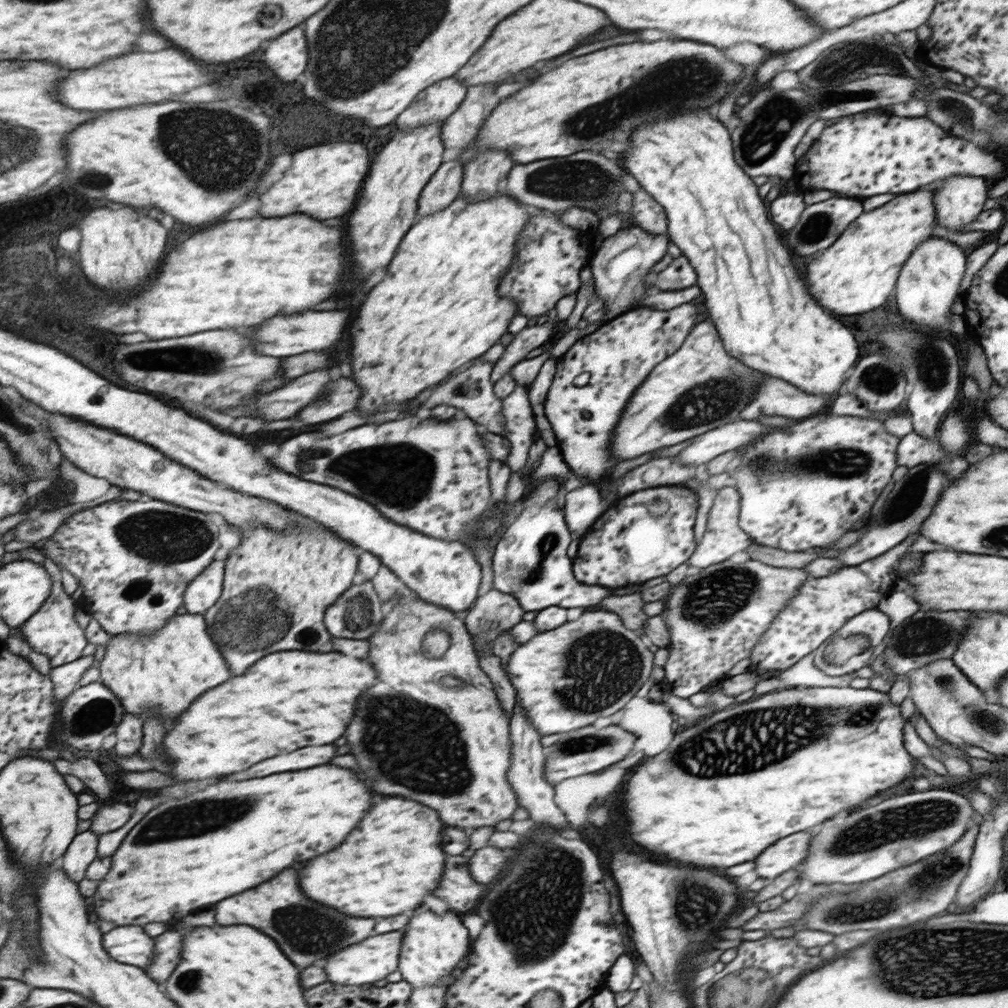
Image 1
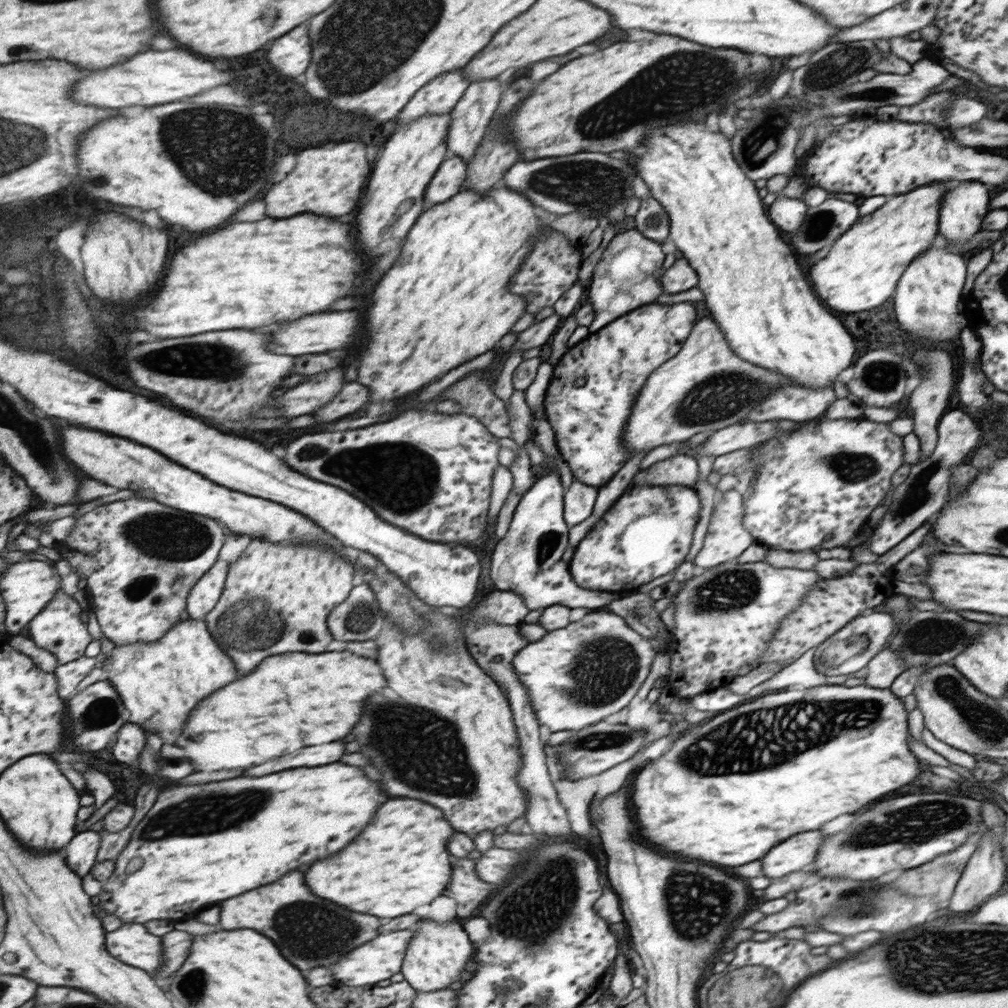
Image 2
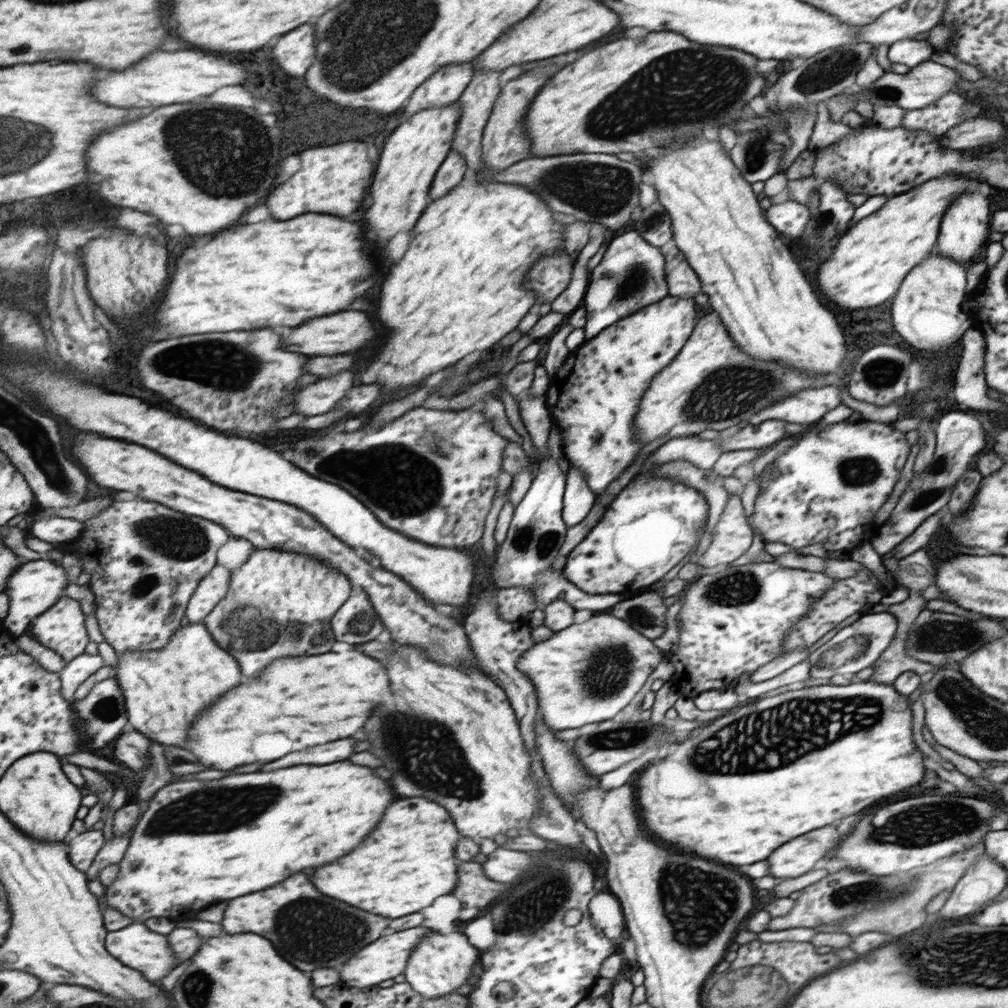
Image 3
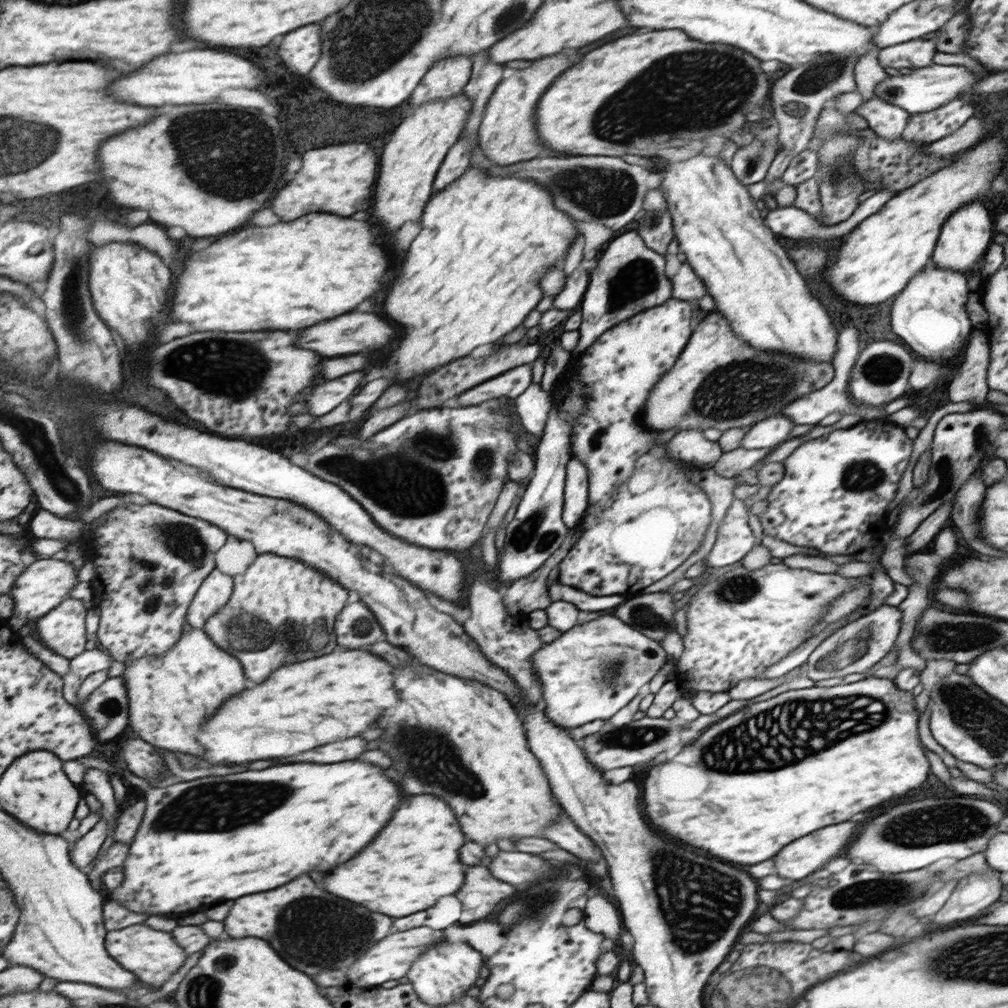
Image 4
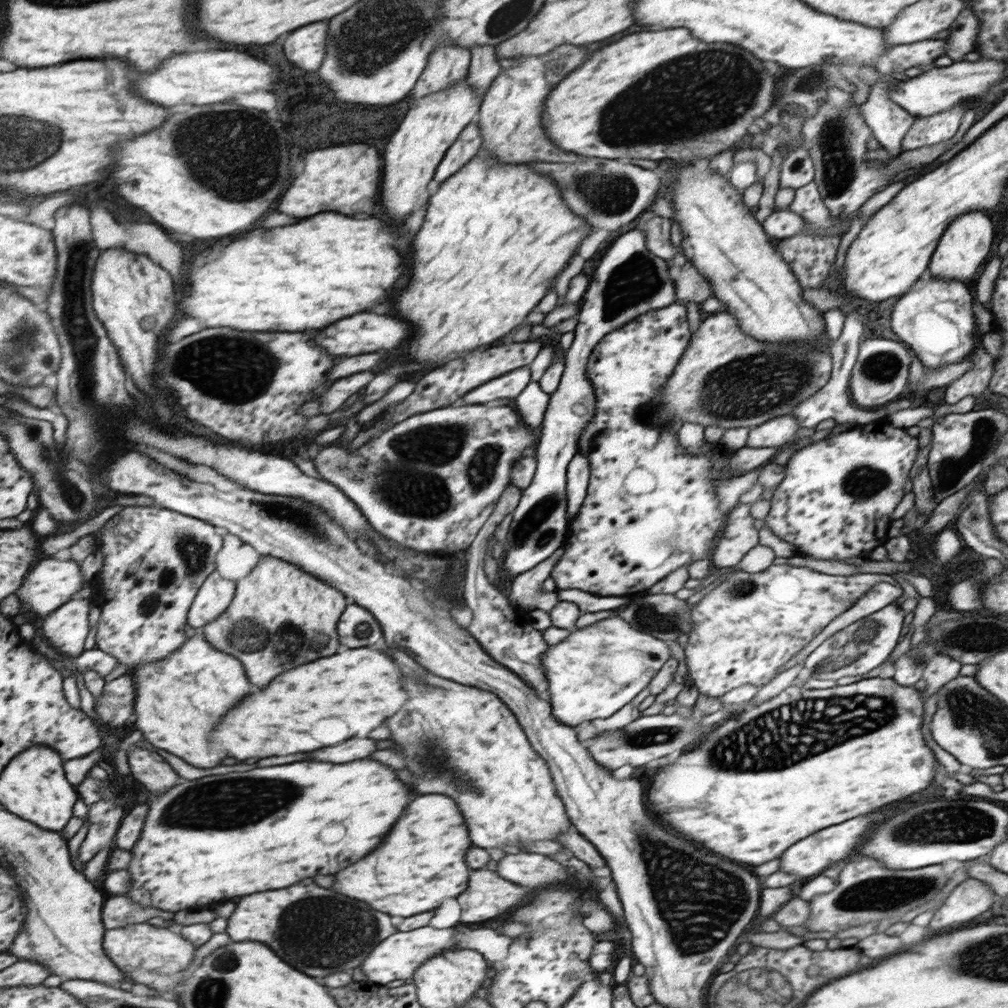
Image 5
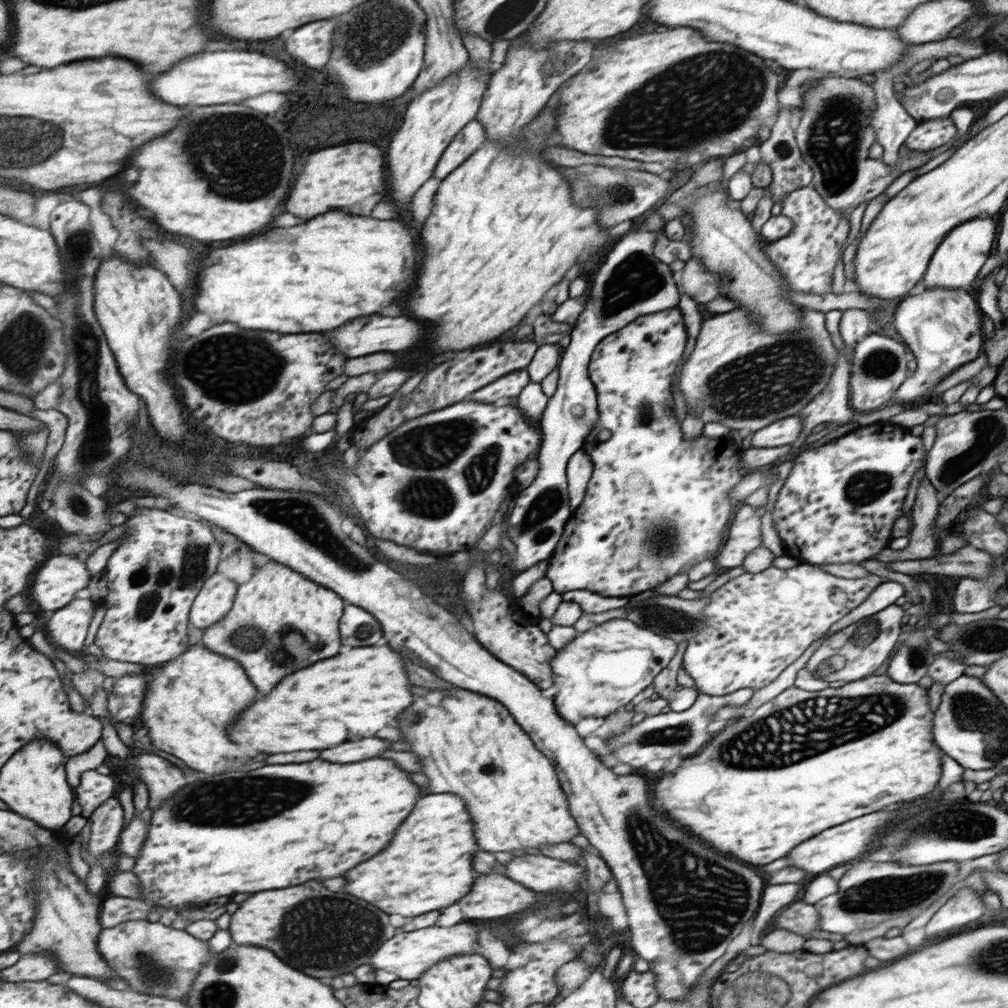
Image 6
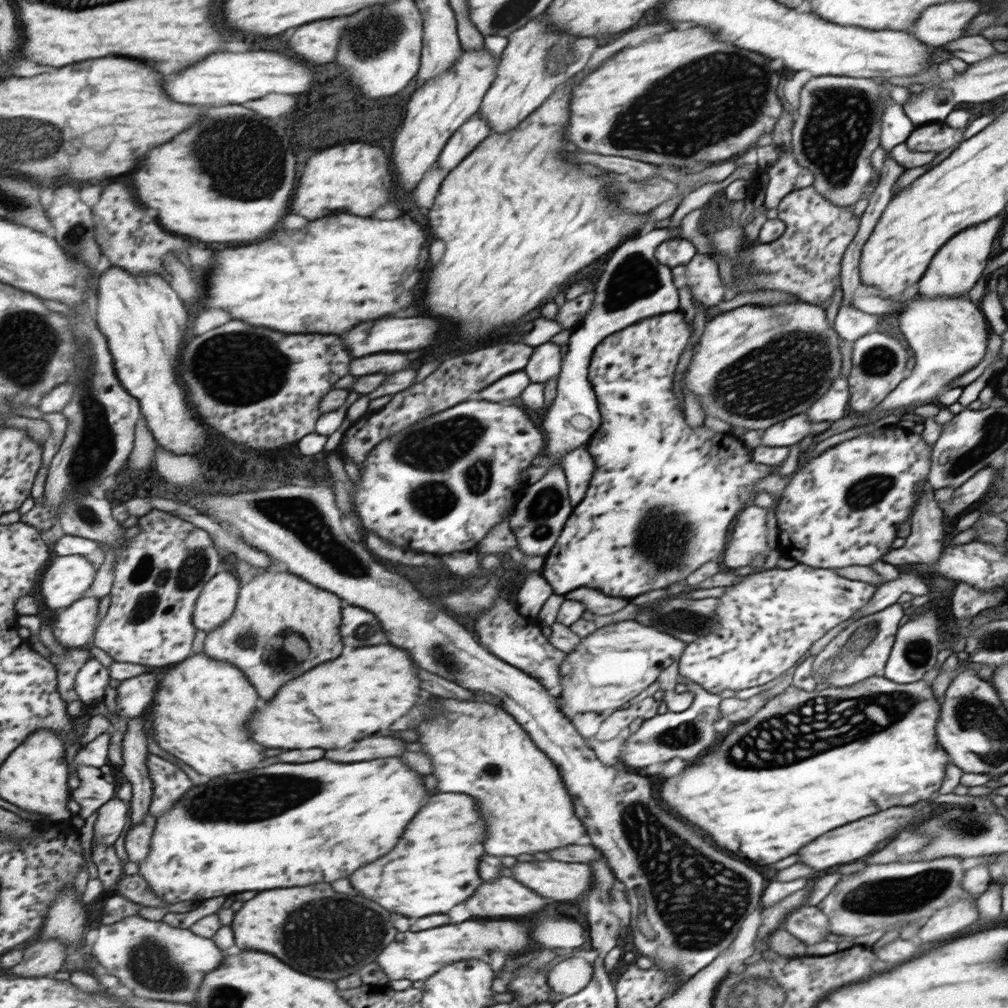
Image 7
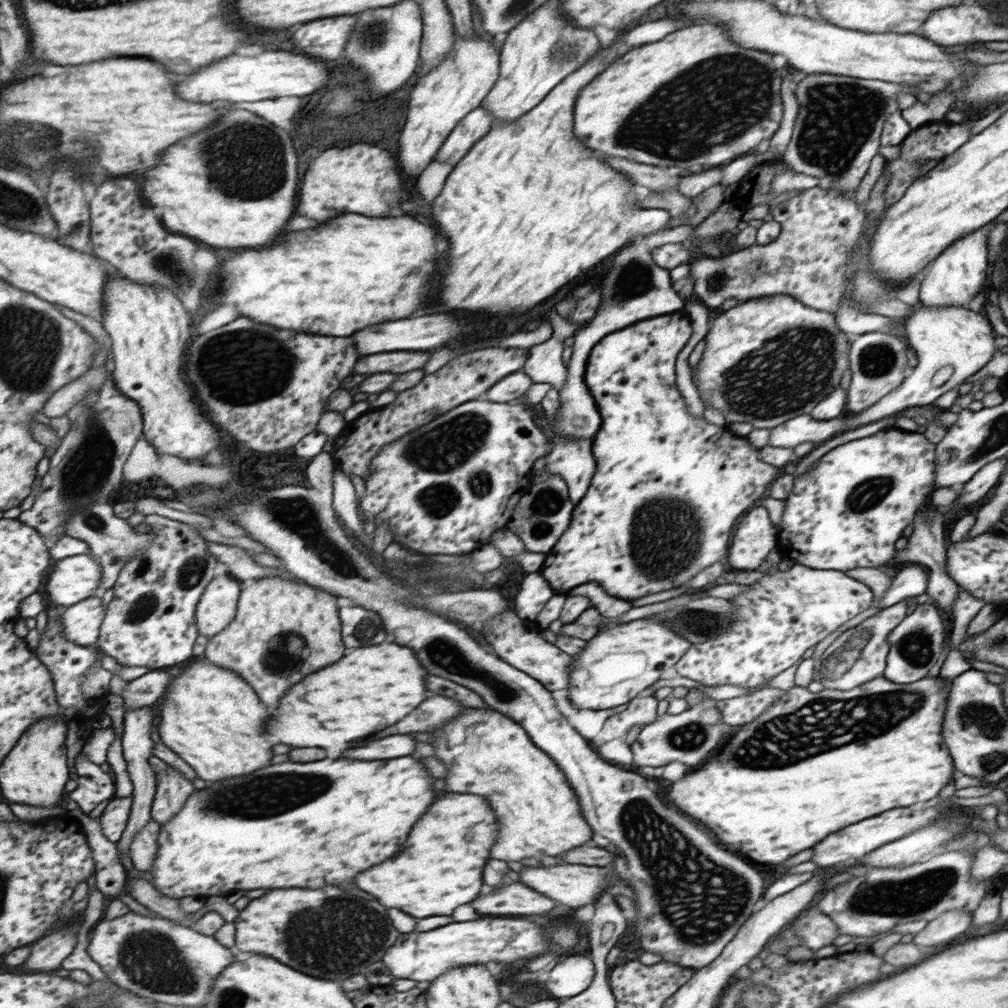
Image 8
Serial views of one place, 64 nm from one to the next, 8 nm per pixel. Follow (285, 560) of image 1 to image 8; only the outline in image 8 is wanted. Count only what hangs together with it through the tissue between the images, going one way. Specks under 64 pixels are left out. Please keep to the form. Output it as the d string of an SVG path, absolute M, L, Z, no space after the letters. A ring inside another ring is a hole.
M265 577L242 590L236 620L224 632L209 638L203 656L227 669L241 670L241 676L261 694L261 700L267 706L277 706L293 684L343 658L341 626L336 595L297 579ZM291 638L305 638L311 656L305 658L289 652L287 644Z

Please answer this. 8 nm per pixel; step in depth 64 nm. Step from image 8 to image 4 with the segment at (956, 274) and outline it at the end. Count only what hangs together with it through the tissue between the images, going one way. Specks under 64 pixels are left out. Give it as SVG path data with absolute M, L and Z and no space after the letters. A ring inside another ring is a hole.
M969 201L969 204L961 205L957 212L953 212L952 216L945 220L931 262L943 269L953 269L959 273L969 272L973 270L977 258L981 258L981 254L985 252L989 240L991 240L991 218L983 206L983 201Z

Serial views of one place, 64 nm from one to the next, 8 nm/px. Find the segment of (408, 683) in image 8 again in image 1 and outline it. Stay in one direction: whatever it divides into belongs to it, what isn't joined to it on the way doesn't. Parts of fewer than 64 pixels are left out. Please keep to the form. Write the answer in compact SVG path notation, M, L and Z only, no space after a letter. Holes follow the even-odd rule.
M275 652L261 658L261 662L257 662L249 674L235 676L225 686L217 686L217 690L209 690L197 698L197 702L185 712L185 718L181 718L181 722L177 722L171 732L167 732L161 748L171 760L175 778L201 780L235 774L251 768L257 762L279 756L283 752L295 752L305 746L333 744L345 734L349 726L355 698L361 694L361 690L373 684L373 680L375 670L365 660L355 660L339 652Z

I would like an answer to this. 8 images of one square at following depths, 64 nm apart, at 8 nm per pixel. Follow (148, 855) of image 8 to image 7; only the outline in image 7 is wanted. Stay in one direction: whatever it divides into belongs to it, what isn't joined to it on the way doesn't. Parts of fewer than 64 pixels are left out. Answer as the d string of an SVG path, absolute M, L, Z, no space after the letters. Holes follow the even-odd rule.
M150 812L143 821L131 826L124 838L124 846L129 860L141 864L151 851L153 831L157 828L157 817Z

